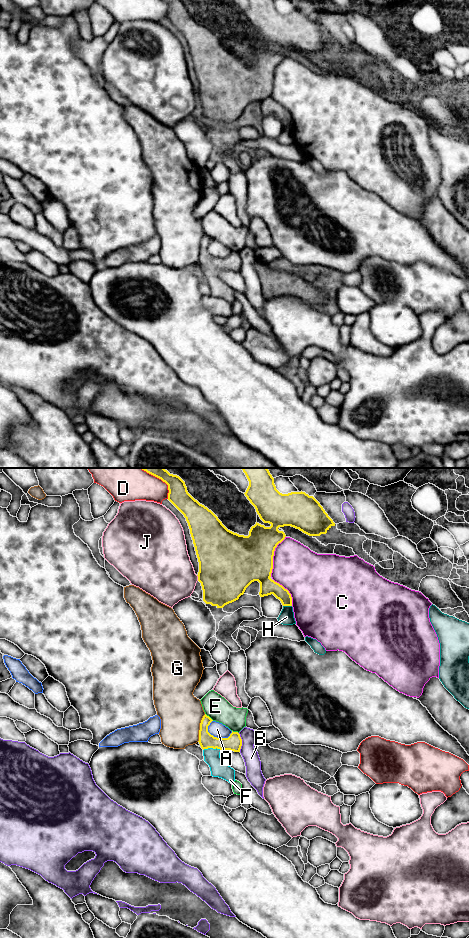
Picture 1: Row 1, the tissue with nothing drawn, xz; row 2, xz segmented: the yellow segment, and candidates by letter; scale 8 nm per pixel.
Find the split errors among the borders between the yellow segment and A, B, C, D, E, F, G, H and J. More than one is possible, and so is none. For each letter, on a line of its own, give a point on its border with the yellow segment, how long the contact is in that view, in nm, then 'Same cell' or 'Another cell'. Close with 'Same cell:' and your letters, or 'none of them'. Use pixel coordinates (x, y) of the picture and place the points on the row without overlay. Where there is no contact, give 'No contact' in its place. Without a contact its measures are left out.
A: Touches yellow at xz (218, 258). Shared border 220 nm. Another cell
B: Touches yellow at xz (241, 262). Shared border 150 nm. Another cell
C: Touches yellow at xz (273, 75). Shared border 340 nm. Another cell
D: Touches yellow at xz (168, 9). Shared border 160 nm. Another cell
E: Touches yellow at xz (208, 236). Shared border 90 nm. Another cell
F: Touches yellow at xz (211, 267). Shared border 140 nm. Same cell
G: Touches yellow at xz (200, 248). Shared border 240 nm. Another cell
H: Touches yellow at xz (287, 125). Shared border 70 nm. Another cell
J: Touches yellow at xz (198, 98). Shared border 50 nm. Another cell
Same cell: F

